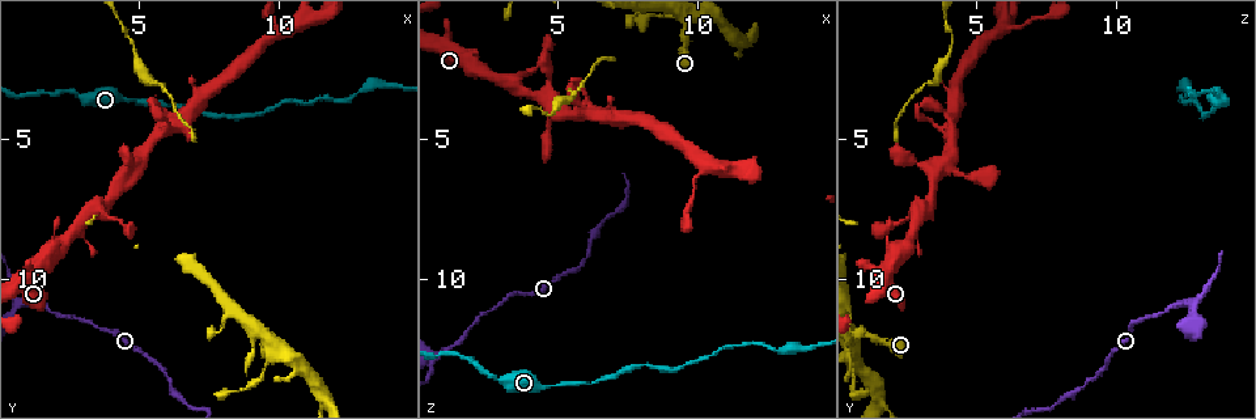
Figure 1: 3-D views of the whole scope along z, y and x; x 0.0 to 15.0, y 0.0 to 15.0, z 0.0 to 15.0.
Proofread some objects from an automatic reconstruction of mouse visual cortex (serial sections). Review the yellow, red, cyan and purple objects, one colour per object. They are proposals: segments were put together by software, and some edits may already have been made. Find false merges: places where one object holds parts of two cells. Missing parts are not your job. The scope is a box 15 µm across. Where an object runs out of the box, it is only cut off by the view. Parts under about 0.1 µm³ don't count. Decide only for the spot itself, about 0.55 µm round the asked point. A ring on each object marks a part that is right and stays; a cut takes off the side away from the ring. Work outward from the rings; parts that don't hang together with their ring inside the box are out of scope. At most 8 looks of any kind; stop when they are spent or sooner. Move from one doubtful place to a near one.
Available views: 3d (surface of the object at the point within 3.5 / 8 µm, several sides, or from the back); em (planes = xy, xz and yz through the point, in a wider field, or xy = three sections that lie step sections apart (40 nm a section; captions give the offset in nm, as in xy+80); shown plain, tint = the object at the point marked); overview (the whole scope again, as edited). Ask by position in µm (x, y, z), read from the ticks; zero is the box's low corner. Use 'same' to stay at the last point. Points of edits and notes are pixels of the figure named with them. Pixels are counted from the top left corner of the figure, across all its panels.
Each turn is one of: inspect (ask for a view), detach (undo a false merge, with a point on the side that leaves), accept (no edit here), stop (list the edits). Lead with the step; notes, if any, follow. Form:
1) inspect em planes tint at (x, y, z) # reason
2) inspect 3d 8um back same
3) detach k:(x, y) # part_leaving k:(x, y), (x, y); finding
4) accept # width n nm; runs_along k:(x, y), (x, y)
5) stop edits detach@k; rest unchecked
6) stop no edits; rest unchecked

inspect 3d 3.5um at (2.7, 3.3, 13.5) # thick turns thin

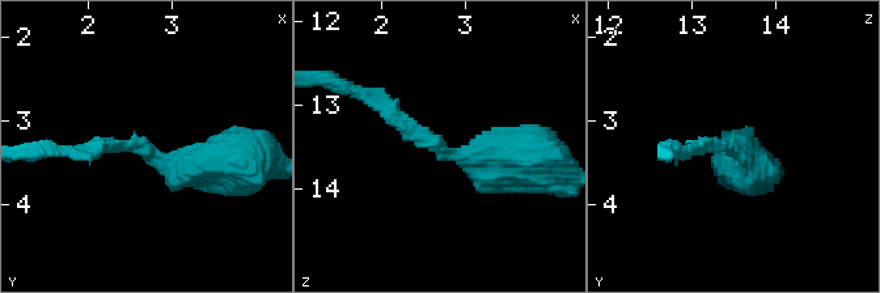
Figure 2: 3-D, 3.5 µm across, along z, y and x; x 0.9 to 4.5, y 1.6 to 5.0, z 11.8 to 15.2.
inspect em xy step 5 plain at (2.70, 3.35, 13.50) # arm_widths 200, 450 nm; now the EM

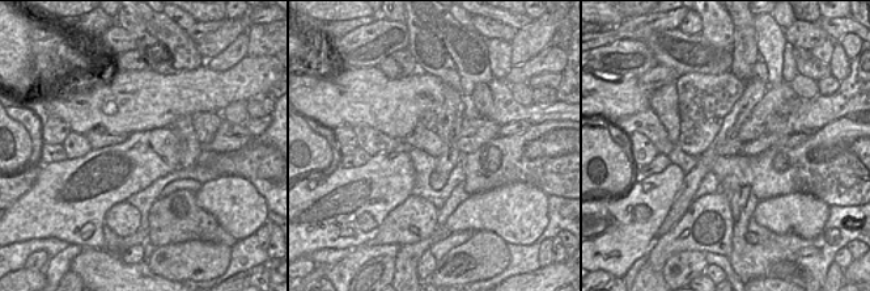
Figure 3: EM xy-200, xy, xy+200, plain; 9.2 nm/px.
inspect em xy step 5 tint same

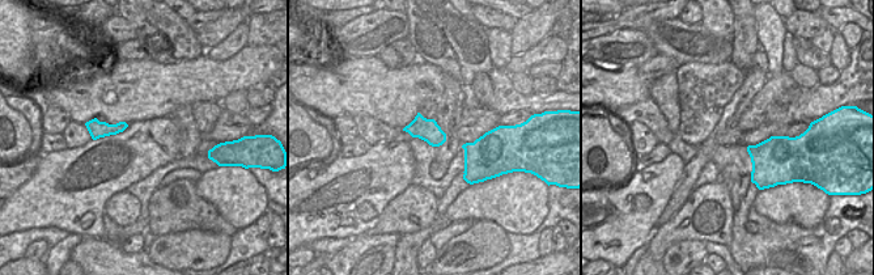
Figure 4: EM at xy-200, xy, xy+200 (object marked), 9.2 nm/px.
accept # runs_along 2:(529, 162), (452, 156), (368, 96); one cell here

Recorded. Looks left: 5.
inspect 3d 8um at (6.2, 3.9, 13.8) # a narrow waist

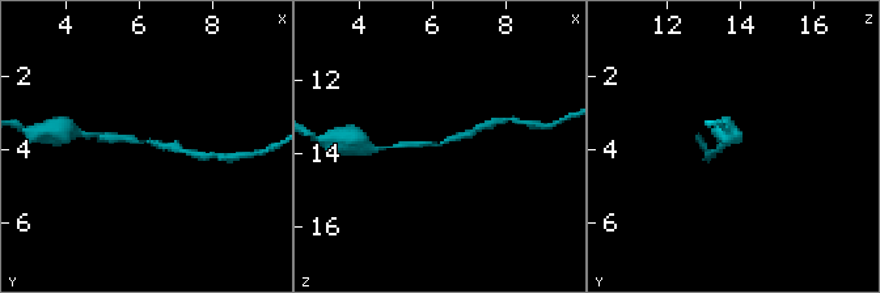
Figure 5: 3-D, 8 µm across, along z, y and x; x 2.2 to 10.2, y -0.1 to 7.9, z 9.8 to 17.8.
inspect 3d 3.5um at (6.2, 3.8, 13.7) # zoom in

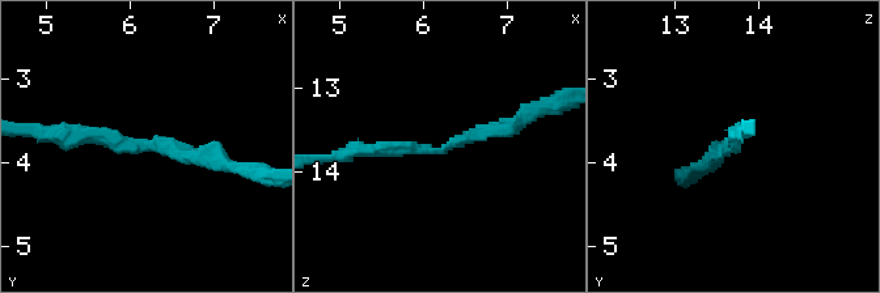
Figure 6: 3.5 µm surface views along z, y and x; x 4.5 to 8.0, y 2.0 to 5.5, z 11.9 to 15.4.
accept # arm_widths 200, 200 nm; runs_along 6:(59, 135), (164, 143), (224, 164); one cell here

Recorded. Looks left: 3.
inspect 3d 8um at (10.3, 1.0, 6.0) # arms part here

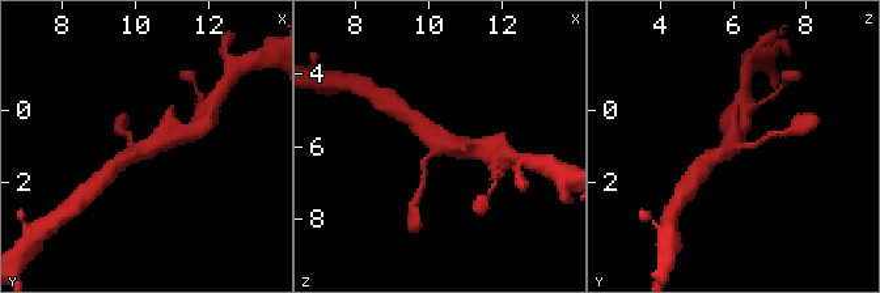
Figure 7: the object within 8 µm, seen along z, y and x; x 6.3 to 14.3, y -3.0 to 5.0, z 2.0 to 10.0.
inspect 3d 3.5um at (10.3, 1.1, 5.9)

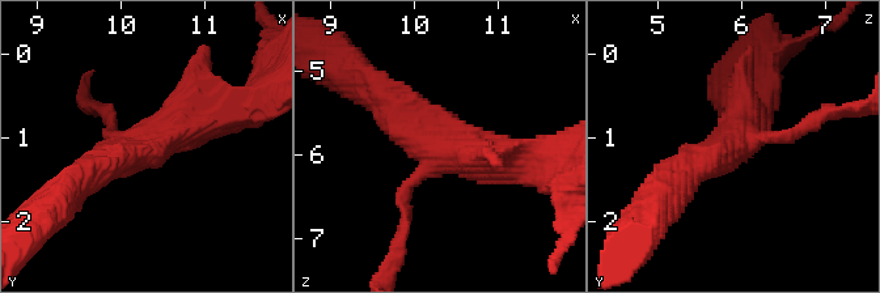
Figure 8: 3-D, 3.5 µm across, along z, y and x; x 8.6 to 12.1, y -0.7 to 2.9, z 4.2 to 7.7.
inspect em xy step 5 tint at (10.25, 1.05, 5.95)

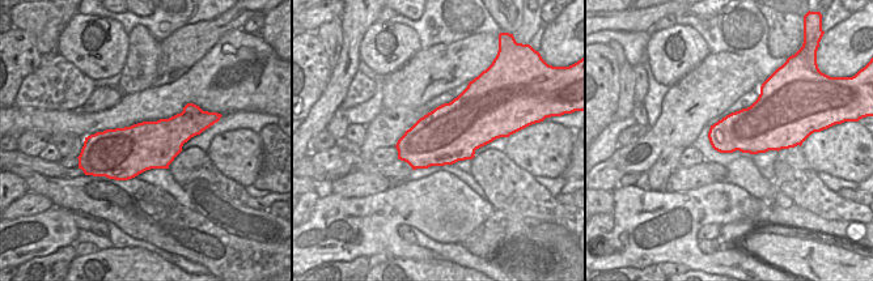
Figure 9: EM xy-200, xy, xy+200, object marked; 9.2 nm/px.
accept # width 550 nm; runs_along 8:(85, 177), (142, 140), (223, 113); continuous, no second cell

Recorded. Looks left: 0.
stop no edits; rest unchecked

